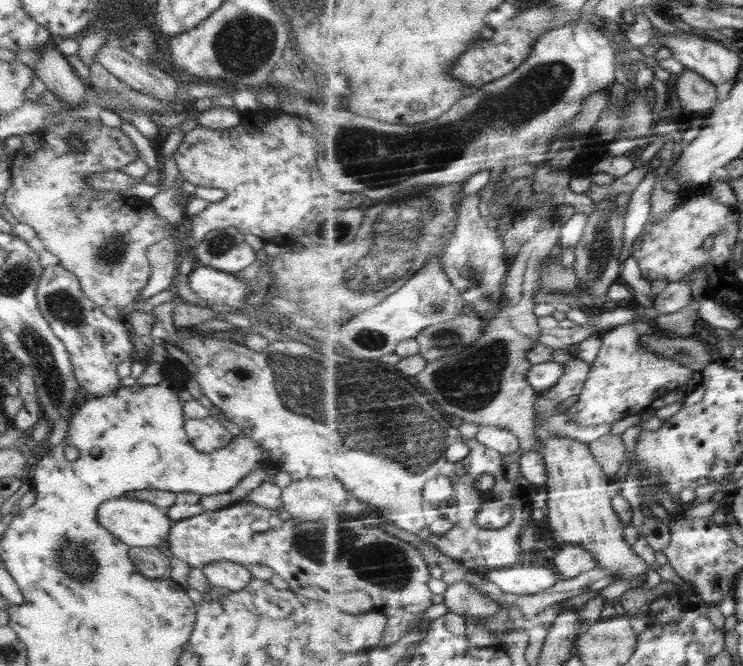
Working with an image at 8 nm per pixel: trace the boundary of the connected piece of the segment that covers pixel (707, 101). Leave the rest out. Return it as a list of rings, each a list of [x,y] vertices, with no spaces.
[[[687,68],[686,71],[678,75],[676,88],[680,92],[684,106],[692,108],[694,112],[706,112],[704,116],[710,117],[715,110],[712,108],[720,96],[717,84],[691,68]]]

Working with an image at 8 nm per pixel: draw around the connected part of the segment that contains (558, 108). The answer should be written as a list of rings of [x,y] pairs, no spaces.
[[[582,18],[544,34],[538,40],[533,55],[518,71],[474,90],[473,94],[456,103],[444,116],[426,124],[384,122],[348,108],[330,108],[310,100],[306,116],[312,123],[316,122],[322,132],[316,138],[320,148],[317,150],[319,171],[330,184],[336,184],[336,180],[340,180],[340,190],[344,192],[354,192],[356,188],[374,200],[394,200],[408,196],[422,186],[428,190],[440,185],[465,182],[484,168],[492,169],[500,163],[508,165],[518,159],[536,168],[536,192],[551,195],[557,205],[572,205],[576,212],[594,213],[598,211],[597,203],[586,194],[574,193],[569,187],[571,176],[557,174],[546,159],[552,148],[550,142],[556,140],[556,134],[562,130],[562,126],[570,124],[584,110],[586,98],[616,81],[618,56],[608,40],[606,30],[602,27],[598,29],[590,20]]]

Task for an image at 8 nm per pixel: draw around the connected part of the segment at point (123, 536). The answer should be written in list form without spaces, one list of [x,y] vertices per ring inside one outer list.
[[[126,496],[119,500],[105,501],[98,508],[96,517],[98,517],[98,523],[102,527],[106,527],[112,535],[130,547],[165,547],[170,526],[174,524],[174,521],[155,505],[129,500]]]

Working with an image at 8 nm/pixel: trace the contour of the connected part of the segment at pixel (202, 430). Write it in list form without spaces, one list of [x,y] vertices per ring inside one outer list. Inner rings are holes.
[[[184,416],[184,429],[190,444],[198,452],[212,452],[226,448],[233,442],[233,436],[213,417],[192,419]]]

